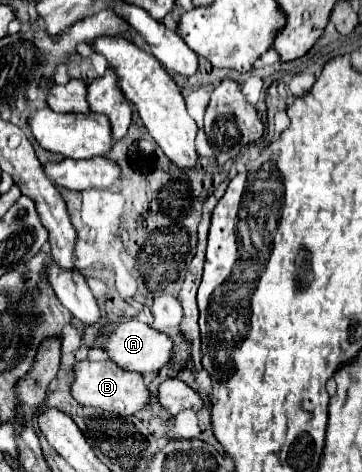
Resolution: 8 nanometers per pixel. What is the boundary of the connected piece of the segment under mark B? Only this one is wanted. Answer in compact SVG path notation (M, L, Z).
M81 360L73 364L73 382L71 382L71 396L81 404L81 406L93 406L101 410L109 410L115 414L133 414L149 404L149 390L145 388L143 376L137 372L121 370L119 366L113 366L113 362L91 362L91 360Z

